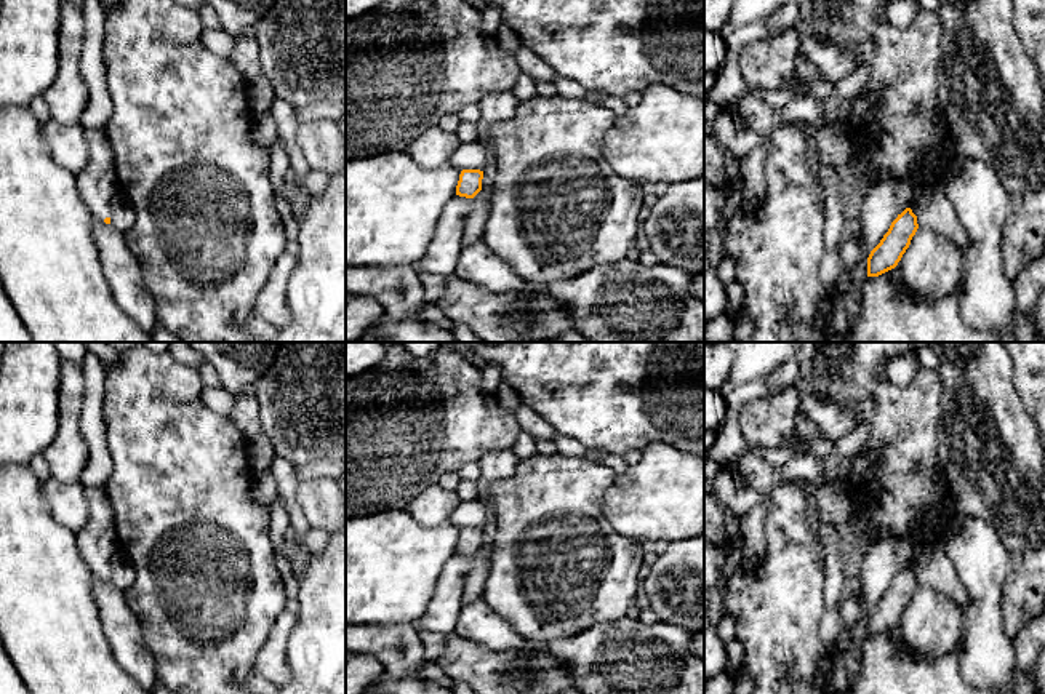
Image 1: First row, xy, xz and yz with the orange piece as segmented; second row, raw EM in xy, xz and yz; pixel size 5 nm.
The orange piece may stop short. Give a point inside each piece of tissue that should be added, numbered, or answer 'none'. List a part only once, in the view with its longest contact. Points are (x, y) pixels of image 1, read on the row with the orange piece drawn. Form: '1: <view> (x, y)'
1: yz (928, 175)

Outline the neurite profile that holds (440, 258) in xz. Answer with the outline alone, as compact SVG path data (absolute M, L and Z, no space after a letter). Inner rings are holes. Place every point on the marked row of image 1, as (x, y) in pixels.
M453 197L443 208L426 254L416 264L419 273L454 275L462 248L464 224L472 211L472 198Z

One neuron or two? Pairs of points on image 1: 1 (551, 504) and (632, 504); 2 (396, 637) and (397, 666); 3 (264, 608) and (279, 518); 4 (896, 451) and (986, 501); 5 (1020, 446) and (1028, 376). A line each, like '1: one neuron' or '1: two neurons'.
1: two neurons
2: one neuron
3: two neurons
4: two neurons
5: two neurons

